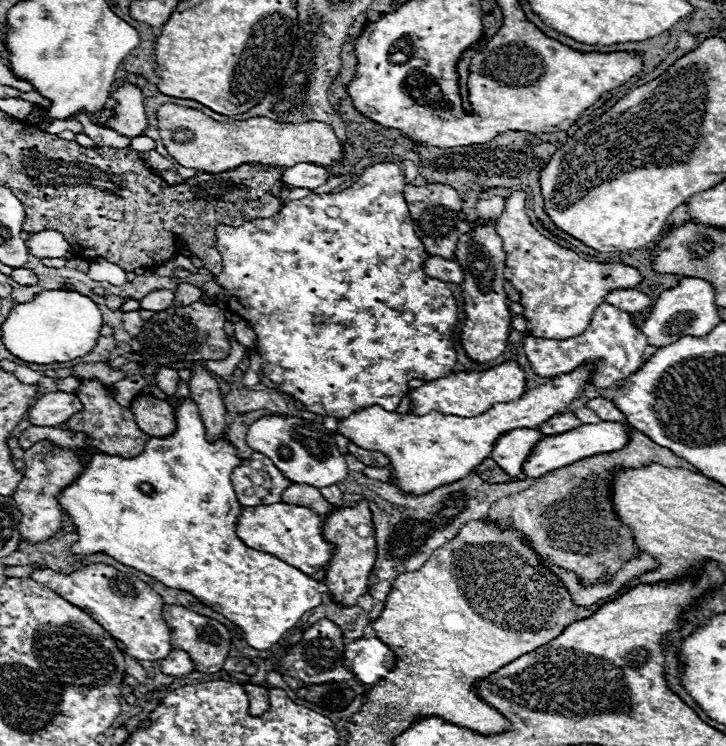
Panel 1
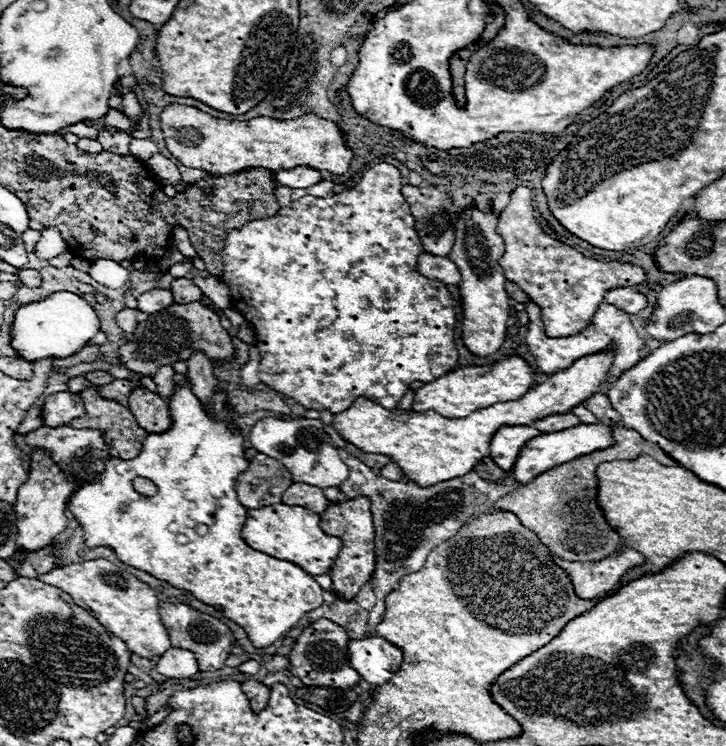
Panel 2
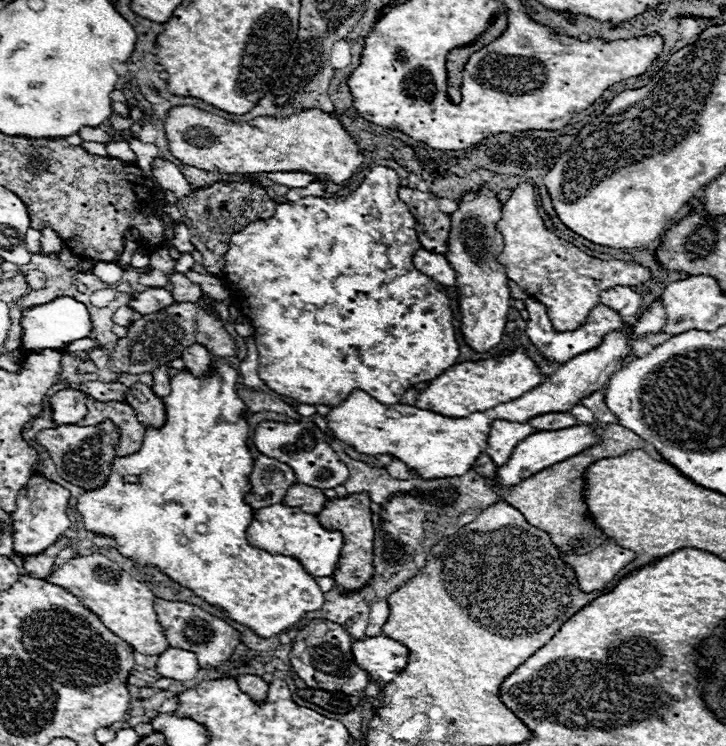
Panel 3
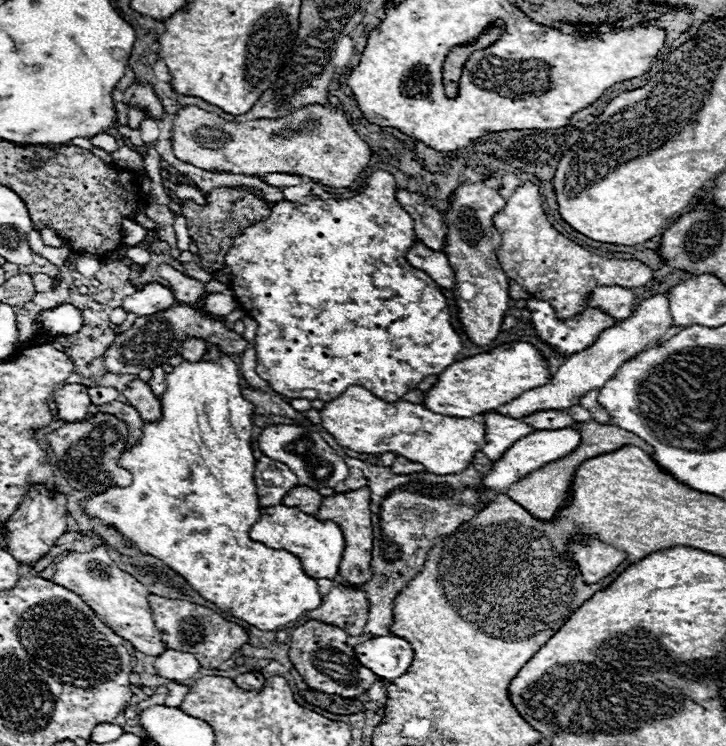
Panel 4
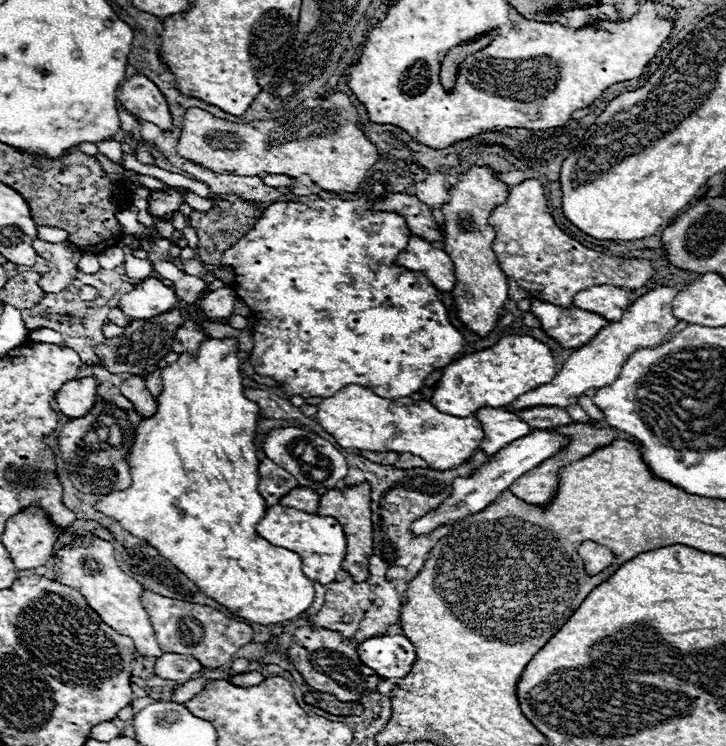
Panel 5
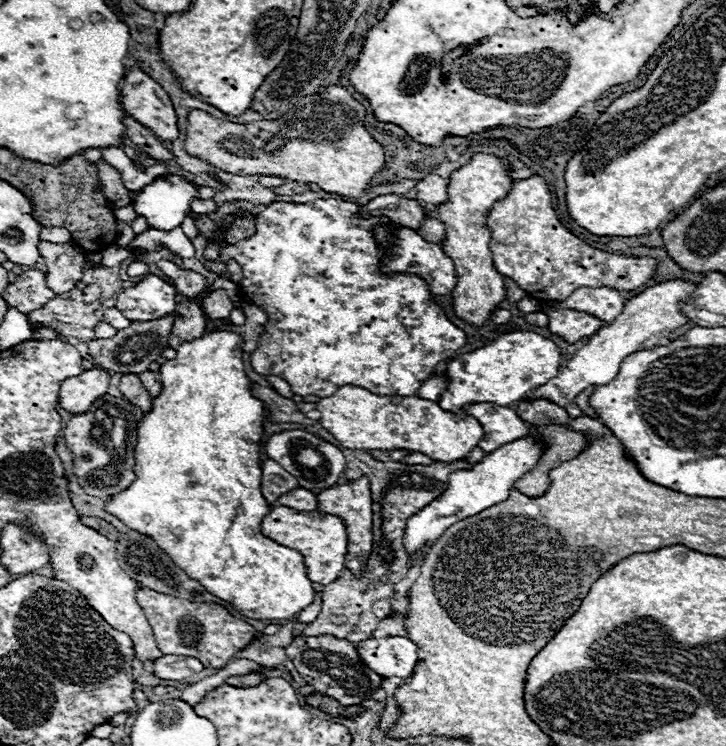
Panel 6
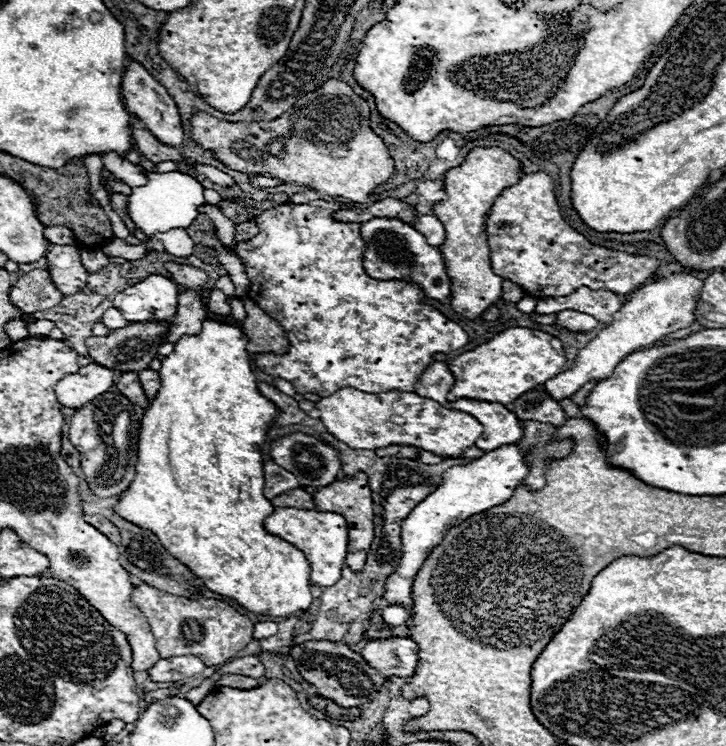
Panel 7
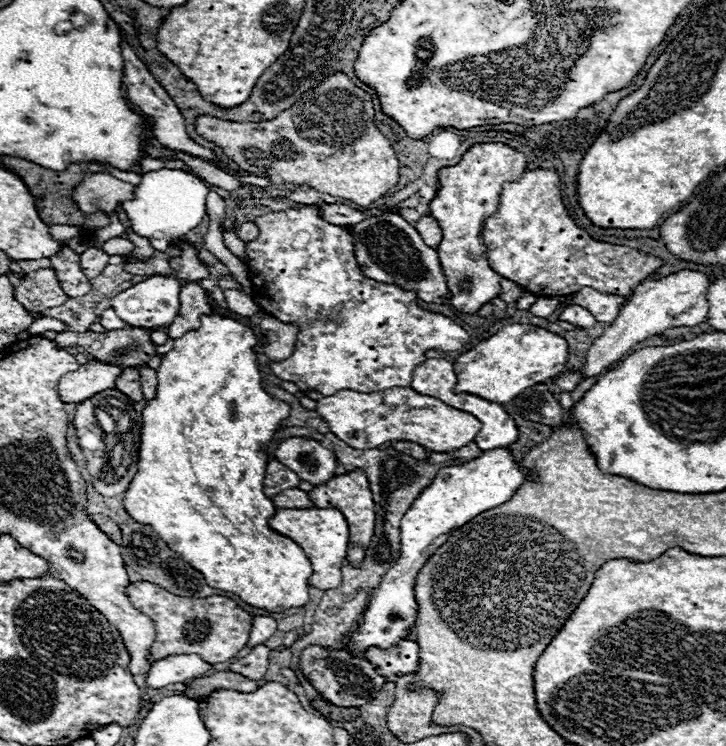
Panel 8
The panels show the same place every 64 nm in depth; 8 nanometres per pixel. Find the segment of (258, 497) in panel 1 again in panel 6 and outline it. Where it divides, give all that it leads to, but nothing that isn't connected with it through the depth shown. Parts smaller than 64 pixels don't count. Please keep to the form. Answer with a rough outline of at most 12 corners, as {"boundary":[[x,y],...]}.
{"boundary":[[274,460],[262,464],[262,496],[274,504],[298,480]]}

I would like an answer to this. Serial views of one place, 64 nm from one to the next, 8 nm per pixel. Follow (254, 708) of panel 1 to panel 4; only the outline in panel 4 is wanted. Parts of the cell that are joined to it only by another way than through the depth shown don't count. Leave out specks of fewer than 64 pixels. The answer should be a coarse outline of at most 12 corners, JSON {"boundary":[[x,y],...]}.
{"boundary":[[248,672],[234,678],[236,686],[244,690],[260,690],[264,676]]}

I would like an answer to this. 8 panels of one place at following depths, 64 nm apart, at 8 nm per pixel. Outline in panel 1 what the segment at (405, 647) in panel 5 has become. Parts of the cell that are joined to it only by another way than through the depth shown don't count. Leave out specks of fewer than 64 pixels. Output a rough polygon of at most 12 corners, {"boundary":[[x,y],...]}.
{"boundary":[[380,638],[346,644],[344,664],[364,684],[394,670],[396,654]]}

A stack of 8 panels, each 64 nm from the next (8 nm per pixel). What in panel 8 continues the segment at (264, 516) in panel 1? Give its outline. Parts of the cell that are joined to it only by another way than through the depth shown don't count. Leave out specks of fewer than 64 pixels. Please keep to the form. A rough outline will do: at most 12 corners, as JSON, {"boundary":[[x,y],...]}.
{"boundary":[[282,508],[270,528],[306,552],[310,584],[342,584],[348,522],[336,508]]}

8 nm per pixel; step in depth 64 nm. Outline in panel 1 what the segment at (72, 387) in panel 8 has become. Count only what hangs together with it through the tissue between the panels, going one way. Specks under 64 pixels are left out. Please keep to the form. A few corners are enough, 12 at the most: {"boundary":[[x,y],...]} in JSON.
{"boundary":[[50,392],[36,400],[28,420],[60,426],[82,410],[76,394]]}

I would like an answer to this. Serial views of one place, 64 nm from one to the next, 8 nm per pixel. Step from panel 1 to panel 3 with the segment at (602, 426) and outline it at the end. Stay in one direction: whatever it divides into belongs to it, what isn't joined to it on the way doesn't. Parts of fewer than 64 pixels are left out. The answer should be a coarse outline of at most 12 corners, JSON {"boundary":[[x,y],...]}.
{"boundary":[[590,426],[536,432],[494,476],[514,486],[592,444]]}

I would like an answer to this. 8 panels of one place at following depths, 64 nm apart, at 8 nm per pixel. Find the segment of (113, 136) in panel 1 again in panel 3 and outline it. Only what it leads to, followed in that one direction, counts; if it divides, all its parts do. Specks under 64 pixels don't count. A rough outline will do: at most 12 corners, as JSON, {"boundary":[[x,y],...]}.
{"boundary":[[124,140],[108,144],[110,158],[136,164],[136,154]]}

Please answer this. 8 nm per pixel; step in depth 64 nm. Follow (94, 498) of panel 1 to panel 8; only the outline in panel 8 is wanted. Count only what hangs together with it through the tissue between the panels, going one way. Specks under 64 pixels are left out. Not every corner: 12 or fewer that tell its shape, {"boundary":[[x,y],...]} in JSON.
{"boundary":[[238,318],[162,356],[124,508],[284,612],[312,566],[262,492],[288,404]]}

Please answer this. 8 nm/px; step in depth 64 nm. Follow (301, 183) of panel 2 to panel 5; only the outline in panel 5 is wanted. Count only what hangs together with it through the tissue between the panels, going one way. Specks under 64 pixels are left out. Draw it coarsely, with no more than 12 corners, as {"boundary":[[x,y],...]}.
{"boundary":[[282,174],[262,176],[262,182],[270,188],[290,186],[294,180]]}

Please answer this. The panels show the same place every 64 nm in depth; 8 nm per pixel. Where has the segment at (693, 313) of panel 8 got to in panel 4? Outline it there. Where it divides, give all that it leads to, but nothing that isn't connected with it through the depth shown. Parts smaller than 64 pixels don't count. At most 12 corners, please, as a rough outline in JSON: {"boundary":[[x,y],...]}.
{"boundary":[[668,292],[638,304],[542,388],[496,412],[566,410],[600,390],[674,320]]}

